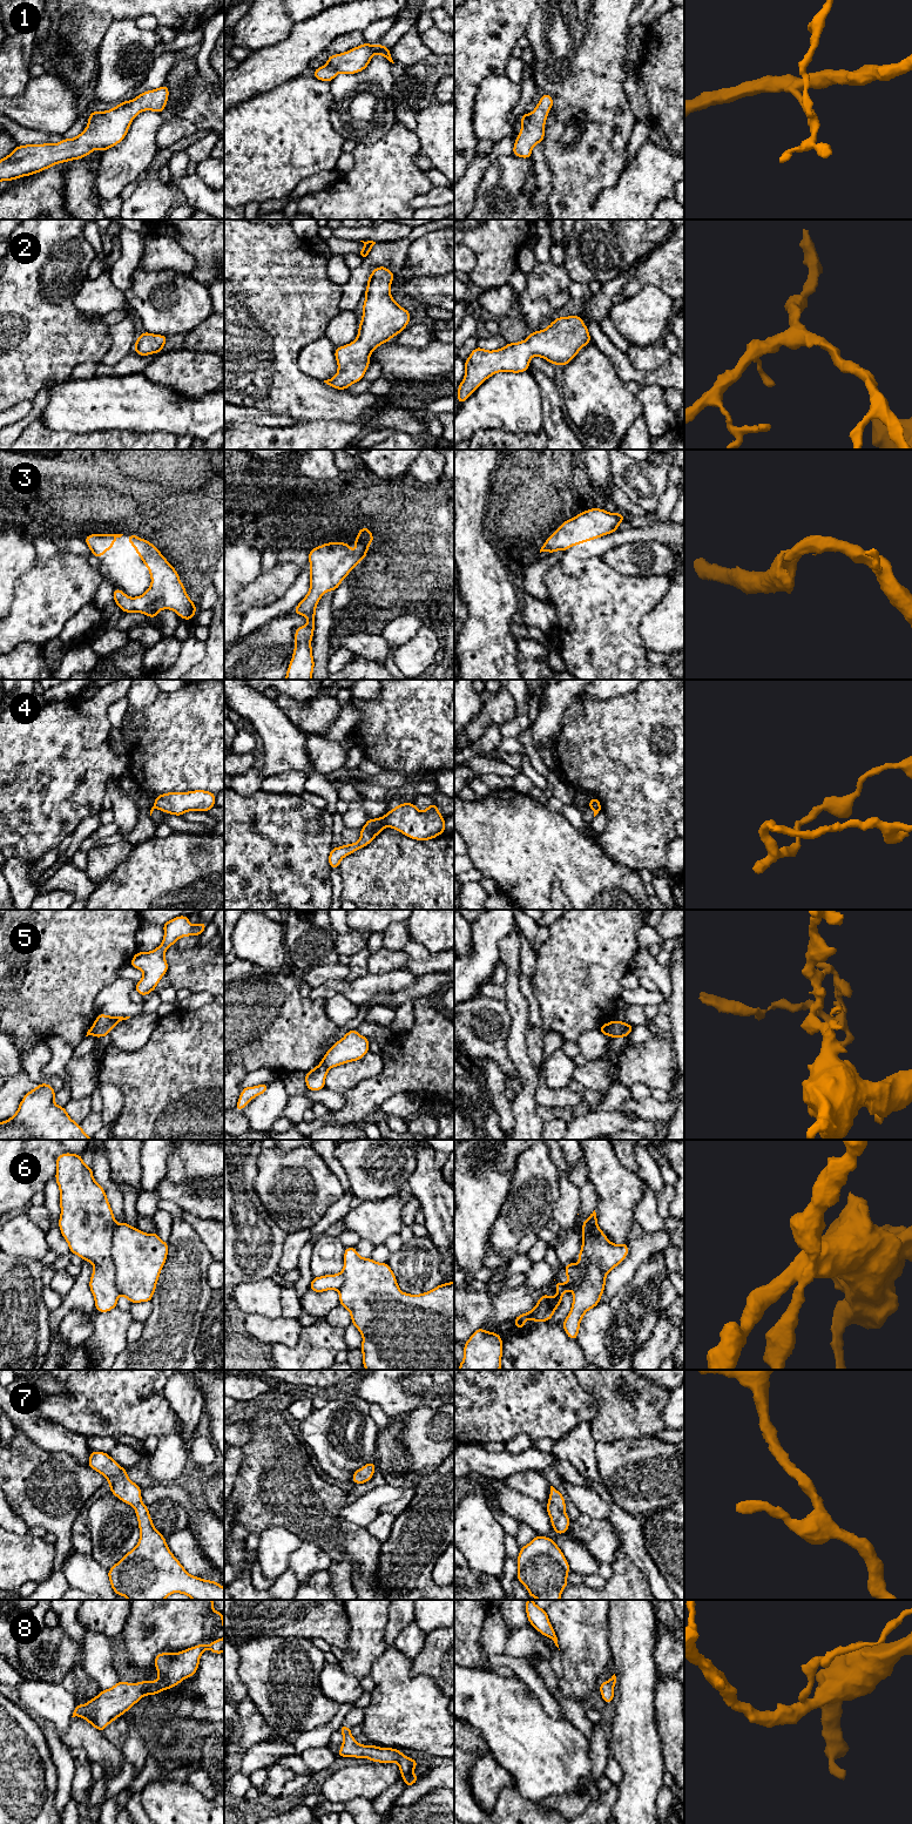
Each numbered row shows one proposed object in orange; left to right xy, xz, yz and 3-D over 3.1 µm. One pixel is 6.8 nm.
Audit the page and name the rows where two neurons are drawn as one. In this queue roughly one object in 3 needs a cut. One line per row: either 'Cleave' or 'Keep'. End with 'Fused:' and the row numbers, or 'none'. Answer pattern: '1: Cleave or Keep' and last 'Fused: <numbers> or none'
1: Keep
2: Keep
3: Keep
4: Cleave
5: Cleave
6: Cleave
7: Keep
8: Keep
Fused: 4, 5, 6

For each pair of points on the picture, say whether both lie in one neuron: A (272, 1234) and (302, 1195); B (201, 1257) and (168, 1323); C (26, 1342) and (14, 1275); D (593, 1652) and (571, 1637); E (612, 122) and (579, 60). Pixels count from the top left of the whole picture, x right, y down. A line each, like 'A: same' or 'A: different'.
A: different
B: same
C: same
D: same
E: same

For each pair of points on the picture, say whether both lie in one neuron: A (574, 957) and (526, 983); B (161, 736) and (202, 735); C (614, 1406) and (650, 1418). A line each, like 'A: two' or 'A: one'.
A: two
B: one
C: one

